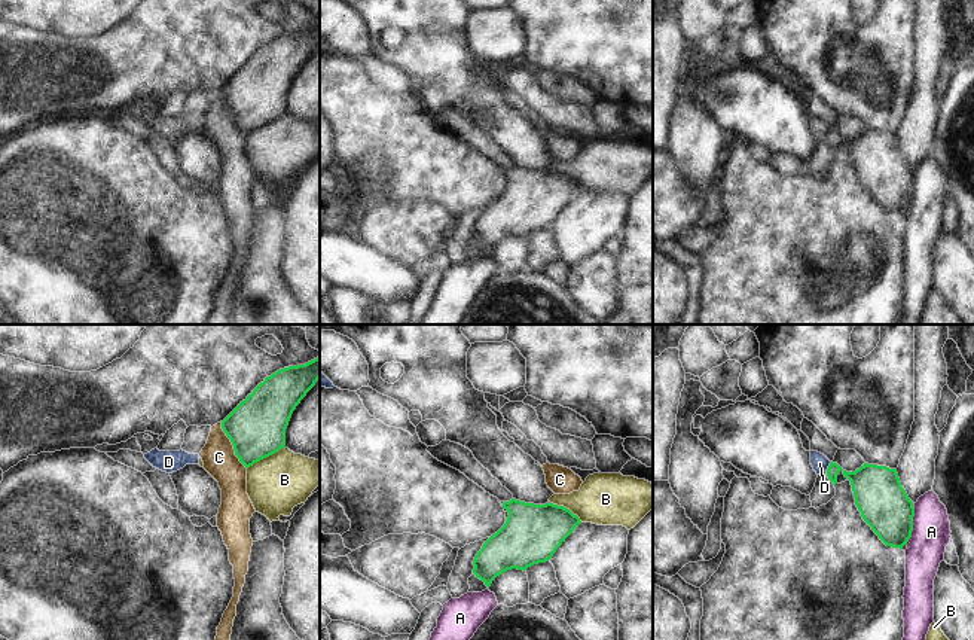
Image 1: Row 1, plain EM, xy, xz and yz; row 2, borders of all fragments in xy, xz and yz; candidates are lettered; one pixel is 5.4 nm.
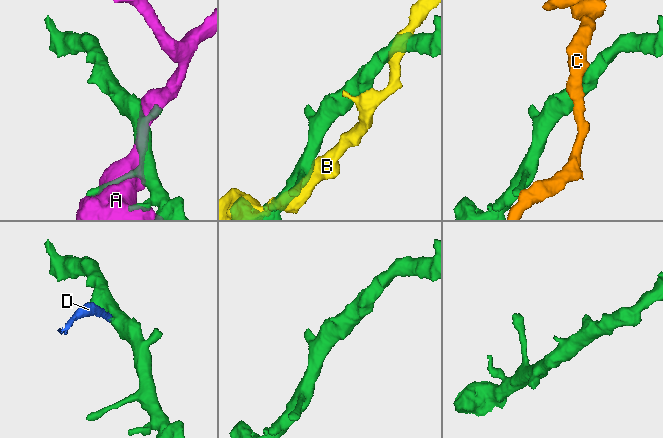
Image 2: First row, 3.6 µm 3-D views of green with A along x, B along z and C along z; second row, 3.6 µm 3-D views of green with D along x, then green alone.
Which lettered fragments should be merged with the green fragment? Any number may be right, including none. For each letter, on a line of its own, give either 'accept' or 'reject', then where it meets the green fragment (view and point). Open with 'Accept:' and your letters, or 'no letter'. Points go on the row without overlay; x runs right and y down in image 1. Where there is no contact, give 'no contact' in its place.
Accept: no letter
A: reject | yz (912, 192)
B: reject | xy (265, 124)
C: reject | xy (232, 110)
D: reject | yz (829, 134)

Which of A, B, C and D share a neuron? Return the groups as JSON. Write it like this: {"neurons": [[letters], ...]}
{"neurons": [["A"], ["B", "D"], ["C"]]}

